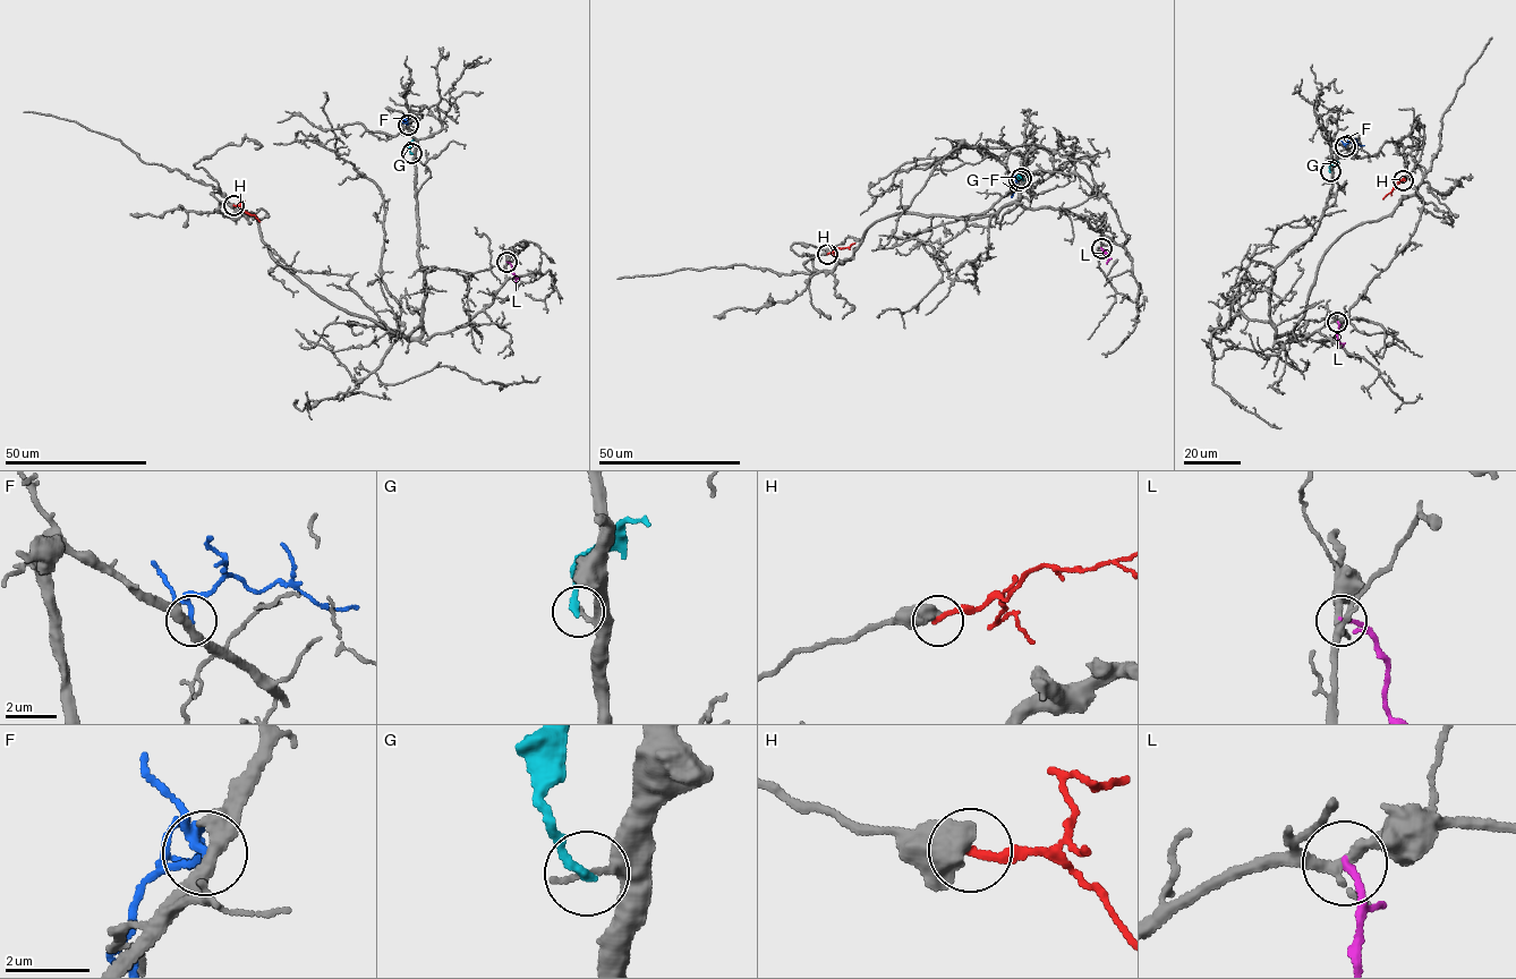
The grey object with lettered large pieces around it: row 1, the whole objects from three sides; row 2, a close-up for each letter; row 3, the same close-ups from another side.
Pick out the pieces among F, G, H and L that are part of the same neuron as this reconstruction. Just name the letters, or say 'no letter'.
no letter

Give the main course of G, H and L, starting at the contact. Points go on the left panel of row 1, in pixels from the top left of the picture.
G: (411, 153), (409, 144), (414, 139)
H: (233, 205), (255, 214), (261, 221)
L: (507, 262), (516, 281)

